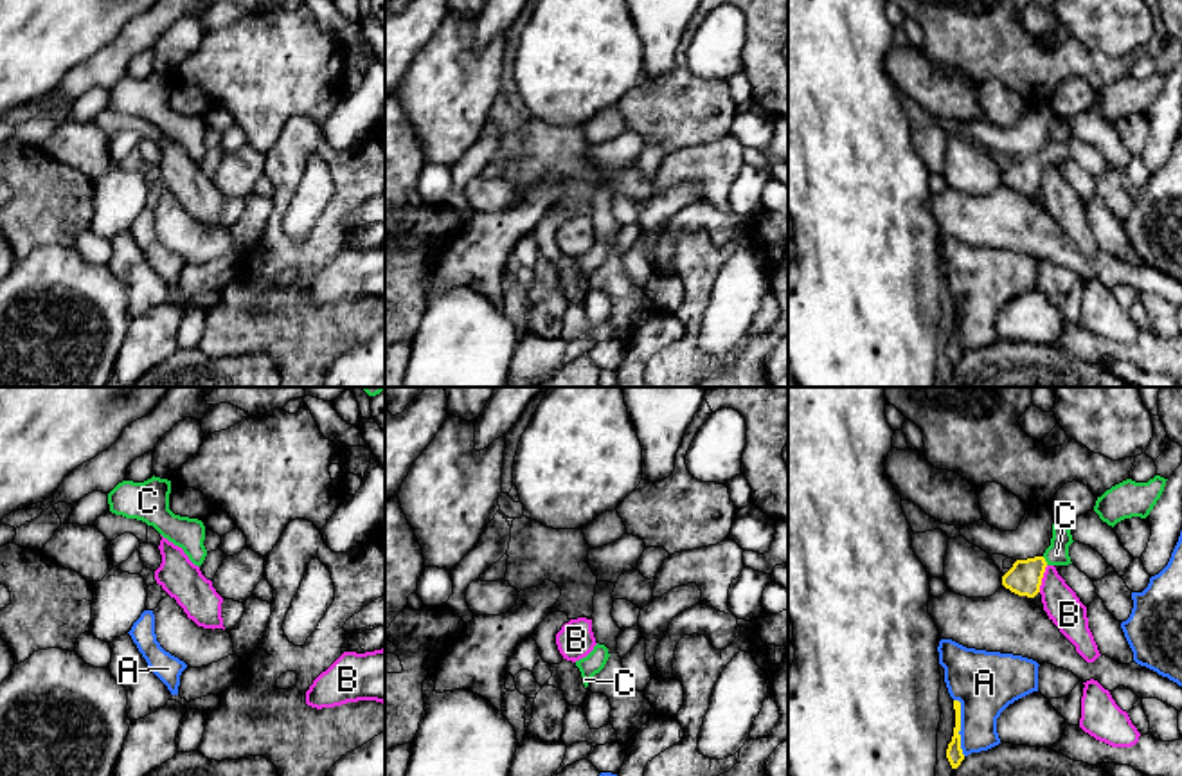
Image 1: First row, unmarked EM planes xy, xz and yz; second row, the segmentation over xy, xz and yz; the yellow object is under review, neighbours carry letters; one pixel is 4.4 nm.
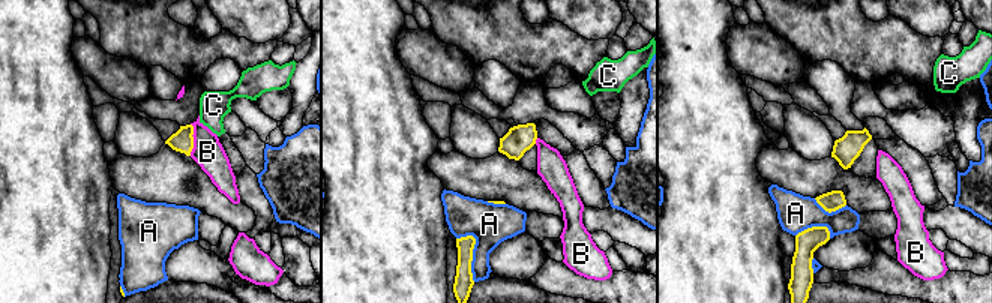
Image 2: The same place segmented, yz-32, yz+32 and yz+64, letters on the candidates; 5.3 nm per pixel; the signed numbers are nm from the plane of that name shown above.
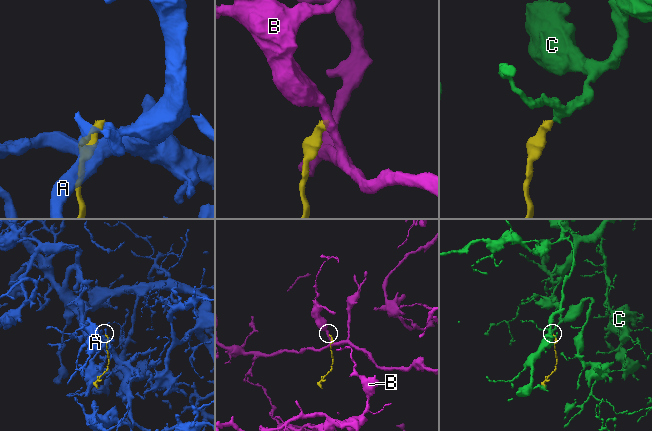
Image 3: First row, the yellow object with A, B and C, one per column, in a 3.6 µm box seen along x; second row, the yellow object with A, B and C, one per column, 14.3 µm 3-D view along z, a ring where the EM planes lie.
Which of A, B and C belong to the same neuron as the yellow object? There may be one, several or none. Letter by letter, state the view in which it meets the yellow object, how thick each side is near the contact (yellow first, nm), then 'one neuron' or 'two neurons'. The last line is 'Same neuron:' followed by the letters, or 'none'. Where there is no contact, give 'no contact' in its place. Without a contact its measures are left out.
A: contact in yz; calibres 80 and 280 nm; two neurons
B: contact in yz; calibres 160 and 160 nm; two neurons
C: contact in yz; calibres 160 and 100 nm; one neuron
Same neuron: C

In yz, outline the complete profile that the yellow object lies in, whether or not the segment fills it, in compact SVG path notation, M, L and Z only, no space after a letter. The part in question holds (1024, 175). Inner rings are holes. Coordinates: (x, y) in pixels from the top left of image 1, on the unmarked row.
M1056 117L1052 121L1051 142L1042 153L1016 157L1002 173L1002 182L1018 193L1034 194L1040 189L1042 175L1047 162L1069 162L1069 142L1072 140L1070 126Z

